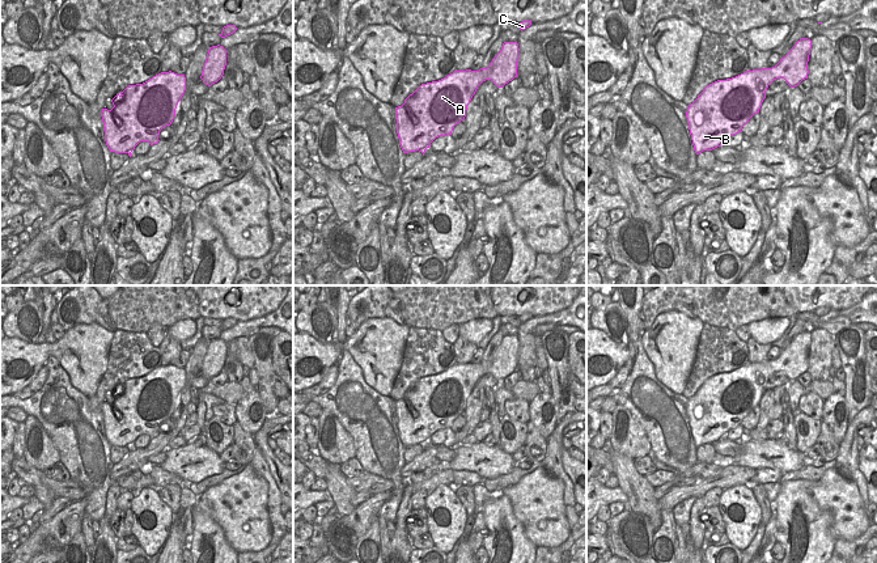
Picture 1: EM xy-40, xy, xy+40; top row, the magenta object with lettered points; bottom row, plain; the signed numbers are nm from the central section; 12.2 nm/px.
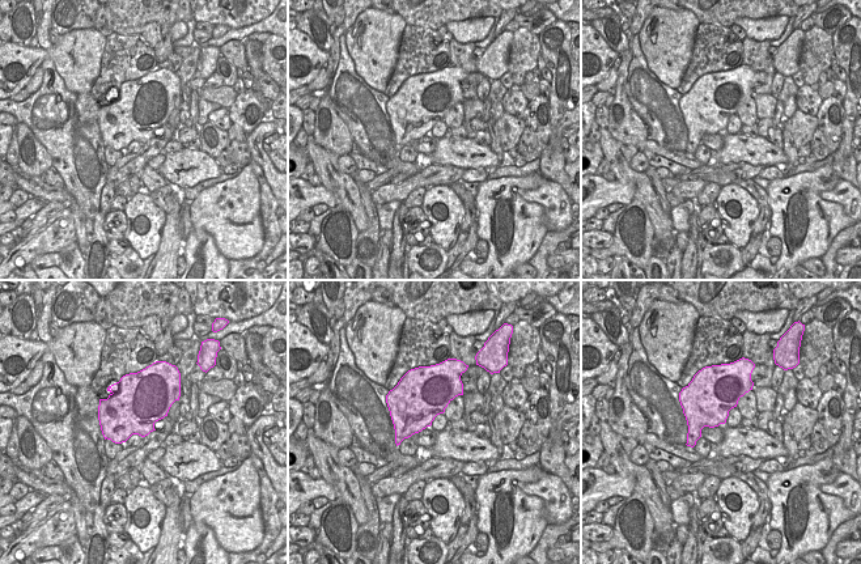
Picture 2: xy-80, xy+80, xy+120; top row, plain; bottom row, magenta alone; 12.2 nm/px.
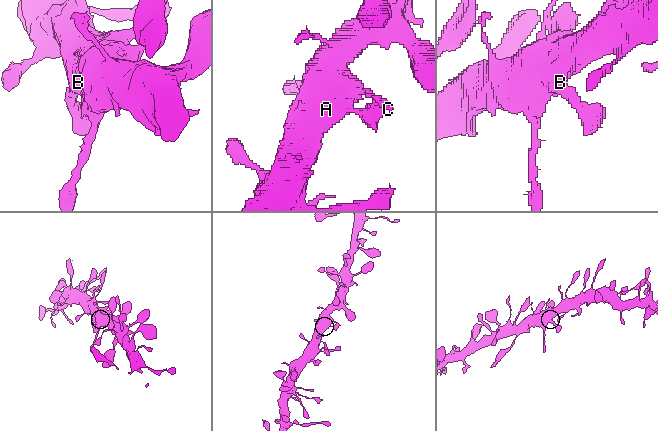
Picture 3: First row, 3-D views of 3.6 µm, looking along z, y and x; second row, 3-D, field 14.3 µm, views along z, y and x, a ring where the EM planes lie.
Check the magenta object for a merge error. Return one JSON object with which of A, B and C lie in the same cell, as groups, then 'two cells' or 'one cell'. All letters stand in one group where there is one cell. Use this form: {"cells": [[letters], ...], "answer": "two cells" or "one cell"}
{"cells": [["A", "B", "C"]], "answer": "one cell"}

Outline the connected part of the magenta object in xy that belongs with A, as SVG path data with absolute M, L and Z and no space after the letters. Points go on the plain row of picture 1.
M504 335L500 346L492 352L487 361L479 364L454 364L446 371L421 377L410 388L402 399L395 401L397 427L403 446L419 444L423 446L438 429L452 428L456 418L466 410L467 398L475 388L478 380L491 373L497 381L517 371L518 336Z

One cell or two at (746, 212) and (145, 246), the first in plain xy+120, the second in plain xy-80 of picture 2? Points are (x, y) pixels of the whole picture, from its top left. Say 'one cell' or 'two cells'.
one cell

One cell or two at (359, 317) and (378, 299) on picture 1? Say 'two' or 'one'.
one

